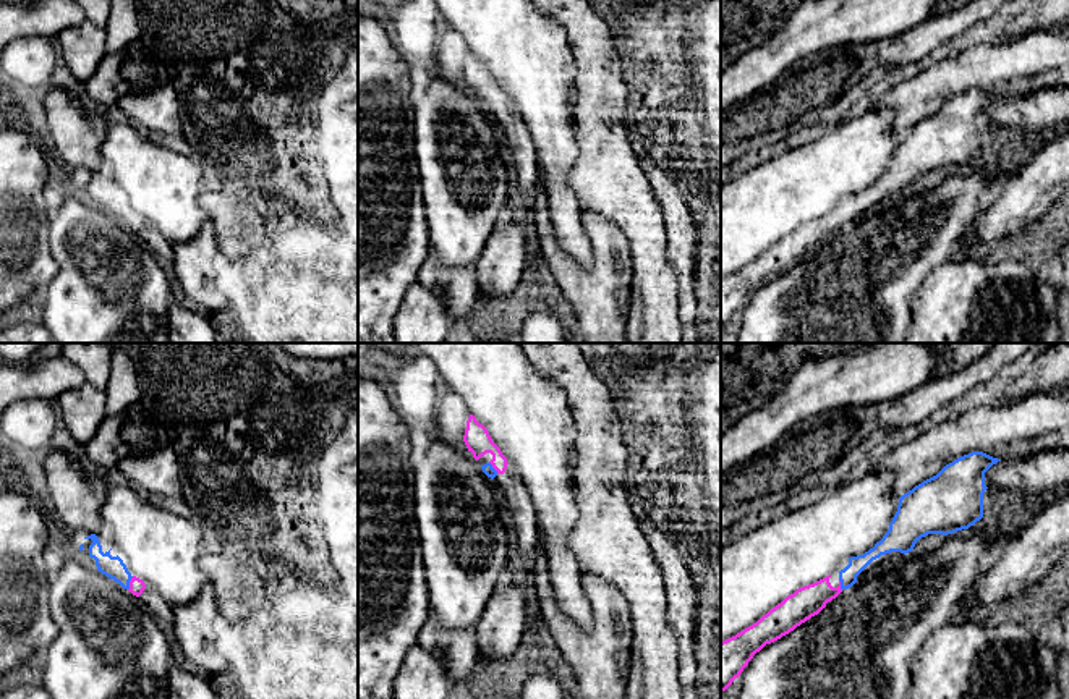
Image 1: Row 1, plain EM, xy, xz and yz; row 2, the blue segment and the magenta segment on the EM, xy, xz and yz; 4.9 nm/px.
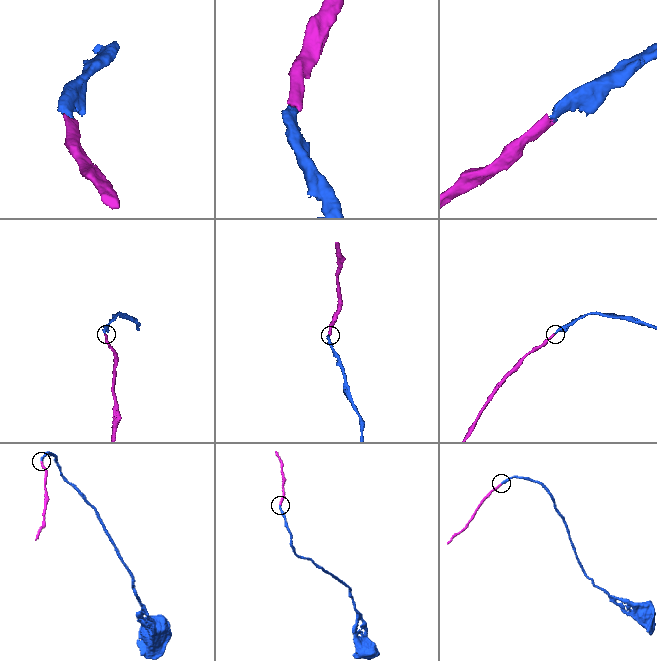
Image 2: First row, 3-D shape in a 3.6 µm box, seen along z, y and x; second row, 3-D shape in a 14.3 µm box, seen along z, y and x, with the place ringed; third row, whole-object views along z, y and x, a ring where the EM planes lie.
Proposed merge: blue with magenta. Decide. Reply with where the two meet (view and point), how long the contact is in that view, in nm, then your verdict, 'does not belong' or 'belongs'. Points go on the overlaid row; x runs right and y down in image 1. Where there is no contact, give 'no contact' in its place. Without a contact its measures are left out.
meets blue in xy at (128, 583); contact 80 nm long; belongs

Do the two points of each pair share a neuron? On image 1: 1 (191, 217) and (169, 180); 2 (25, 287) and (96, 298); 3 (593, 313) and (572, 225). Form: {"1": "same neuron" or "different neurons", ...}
{"1": "same neuron", "2": "different neurons", "3": "different neurons"}

